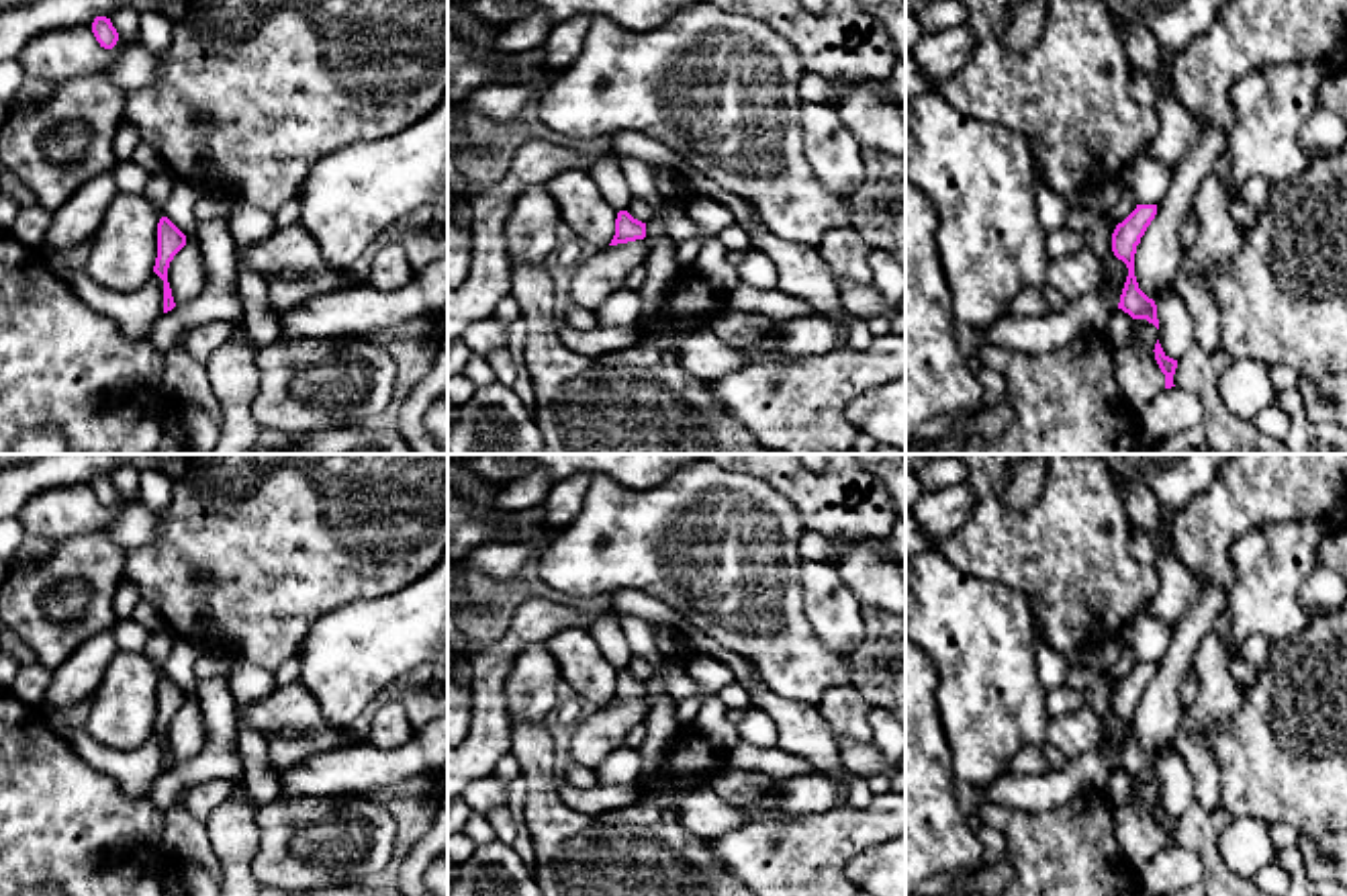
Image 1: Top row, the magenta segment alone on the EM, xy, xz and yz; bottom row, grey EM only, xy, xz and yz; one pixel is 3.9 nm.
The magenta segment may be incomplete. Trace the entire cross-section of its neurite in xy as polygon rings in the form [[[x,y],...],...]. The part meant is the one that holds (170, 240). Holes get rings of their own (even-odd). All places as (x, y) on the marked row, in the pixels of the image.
[[[168,219],[157,223],[157,258],[153,272],[164,280],[164,313],[176,307],[172,288],[168,282],[168,268],[174,256],[186,245],[186,235]]]

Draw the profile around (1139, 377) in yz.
[[[1134,319],[1139,344],[1114,350],[1116,383],[1132,409],[1153,401],[1165,389],[1165,374],[1155,360],[1159,329]]]

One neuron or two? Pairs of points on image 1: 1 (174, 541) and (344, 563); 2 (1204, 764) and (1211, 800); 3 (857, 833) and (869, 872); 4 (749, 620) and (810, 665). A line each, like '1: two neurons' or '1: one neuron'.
1: one neuron
2: one neuron
3: two neurons
4: one neuron

